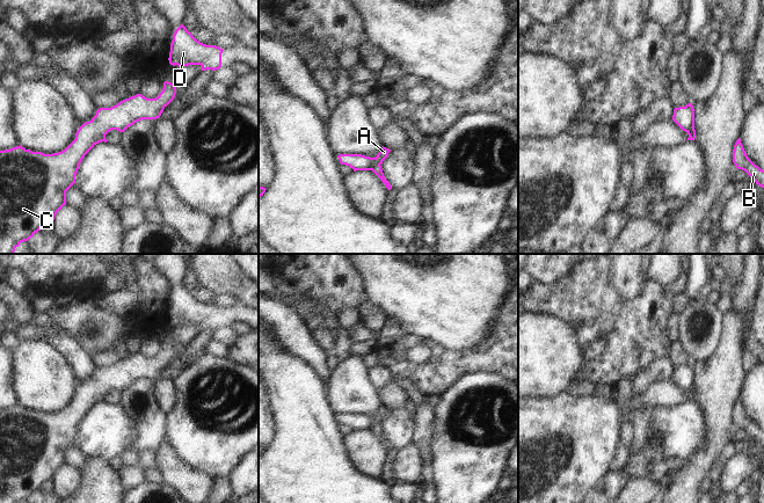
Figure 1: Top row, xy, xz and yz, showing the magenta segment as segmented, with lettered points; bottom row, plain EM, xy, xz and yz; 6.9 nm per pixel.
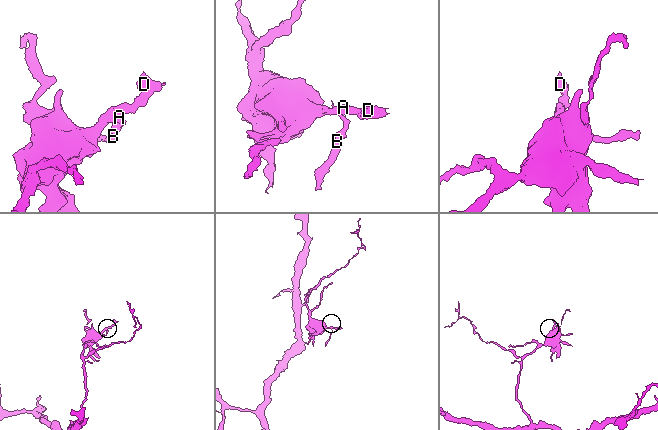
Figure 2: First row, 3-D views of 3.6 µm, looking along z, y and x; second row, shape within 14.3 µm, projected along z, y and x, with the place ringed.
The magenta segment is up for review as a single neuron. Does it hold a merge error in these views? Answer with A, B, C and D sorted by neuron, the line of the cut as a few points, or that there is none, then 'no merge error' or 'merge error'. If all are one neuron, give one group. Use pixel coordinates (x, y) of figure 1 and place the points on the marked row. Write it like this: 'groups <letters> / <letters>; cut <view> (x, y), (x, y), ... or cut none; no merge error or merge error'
groups A C D / B; cut xz (379, 163), (375, 163), (369, 169); merge error

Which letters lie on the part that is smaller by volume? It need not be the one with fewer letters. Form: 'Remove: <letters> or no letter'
Remove: B

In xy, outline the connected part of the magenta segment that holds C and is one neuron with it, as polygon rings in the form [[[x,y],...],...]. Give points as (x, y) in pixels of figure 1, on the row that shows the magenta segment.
[[[165,81],[162,92],[155,99],[137,94],[111,108],[100,108],[96,115],[83,123],[75,139],[61,152],[44,154],[16,146],[0,151],[0,254],[14,254],[21,242],[28,241],[66,205],[66,191],[75,183],[75,175],[83,156],[111,130],[124,132],[141,119],[157,119],[174,100],[176,88]]]

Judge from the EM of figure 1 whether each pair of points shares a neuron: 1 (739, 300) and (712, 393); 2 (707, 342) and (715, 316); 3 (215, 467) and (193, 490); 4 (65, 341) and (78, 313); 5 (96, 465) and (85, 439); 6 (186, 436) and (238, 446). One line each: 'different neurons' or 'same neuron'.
1: different neurons
2: same neuron
3: different neurons
4: different neurons
5: different neurons
6: same neuron

